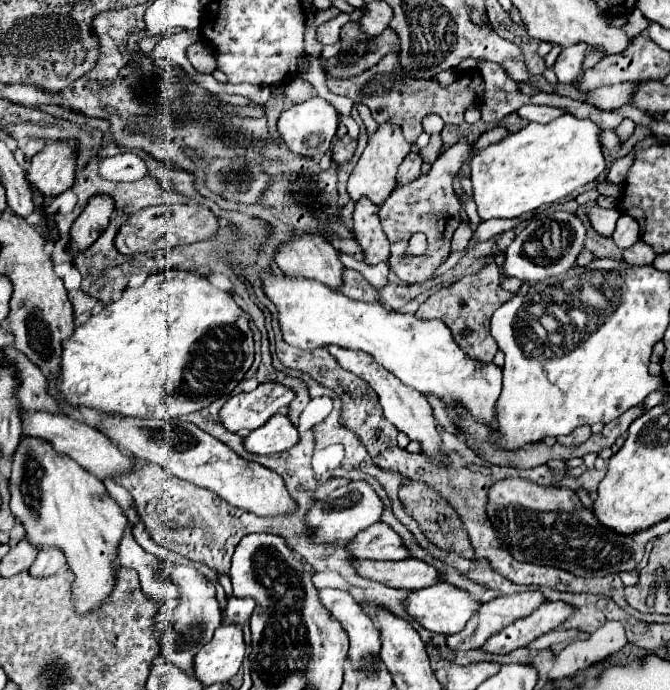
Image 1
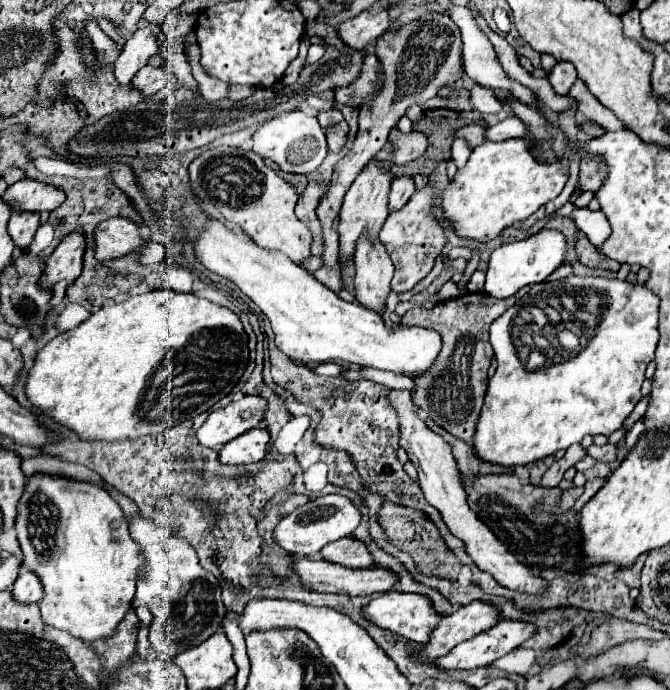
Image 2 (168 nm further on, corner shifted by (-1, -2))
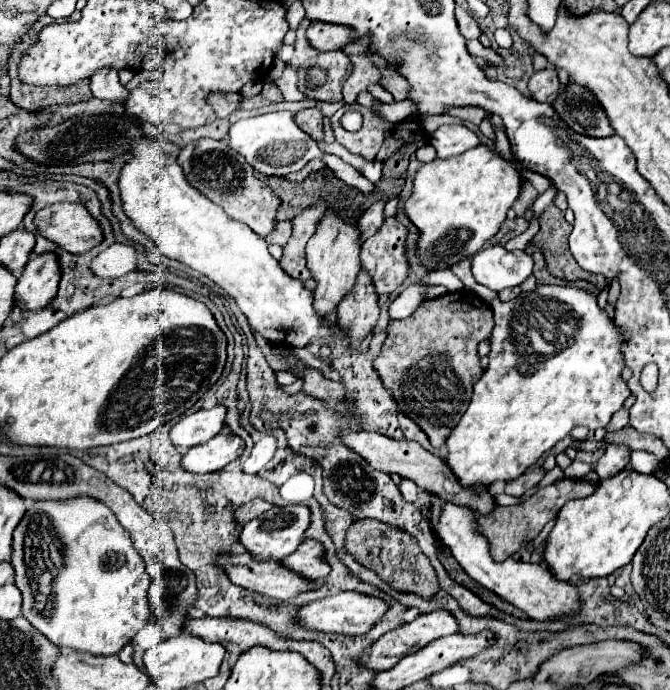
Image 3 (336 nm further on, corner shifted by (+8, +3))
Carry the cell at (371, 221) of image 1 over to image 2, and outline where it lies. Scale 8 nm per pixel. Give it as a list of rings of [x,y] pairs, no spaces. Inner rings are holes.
[[[362,237],[354,253],[354,265],[358,303],[380,313],[386,305],[386,295],[390,291],[390,281],[394,275],[394,265],[386,249],[382,249],[382,241],[366,241],[366,237]]]

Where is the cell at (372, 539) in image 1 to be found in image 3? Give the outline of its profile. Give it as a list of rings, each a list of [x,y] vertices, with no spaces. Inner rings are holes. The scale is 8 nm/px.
[[[303,540],[301,548],[297,548],[291,556],[285,556],[281,564],[307,580],[325,578],[331,570],[323,558],[323,546],[315,540]]]

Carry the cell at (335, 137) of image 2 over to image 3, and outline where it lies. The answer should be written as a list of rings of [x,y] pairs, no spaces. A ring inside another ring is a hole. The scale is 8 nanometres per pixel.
[[[305,108],[305,110],[299,110],[295,114],[295,120],[297,120],[297,126],[301,130],[305,130],[313,140],[321,140],[323,136],[323,126],[321,126],[321,112],[317,108]]]

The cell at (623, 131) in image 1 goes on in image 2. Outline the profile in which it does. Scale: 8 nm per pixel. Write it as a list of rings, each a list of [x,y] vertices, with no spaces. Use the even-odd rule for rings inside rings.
[[[584,153],[582,161],[580,161],[580,181],[578,181],[578,189],[574,191],[570,201],[576,201],[576,197],[582,191],[598,191],[604,181],[608,177],[608,165],[604,161],[602,155],[594,155],[594,153]]]

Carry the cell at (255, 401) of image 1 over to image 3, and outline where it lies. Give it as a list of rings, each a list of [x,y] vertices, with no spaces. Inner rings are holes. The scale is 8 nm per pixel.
[[[215,406],[211,410],[199,410],[181,418],[169,432],[171,444],[177,450],[187,450],[205,440],[217,436],[217,432],[225,426],[225,406]]]

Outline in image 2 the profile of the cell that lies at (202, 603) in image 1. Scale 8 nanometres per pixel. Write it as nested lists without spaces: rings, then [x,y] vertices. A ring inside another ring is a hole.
[[[138,515],[130,523],[130,535],[138,541],[144,557],[136,603],[148,605],[154,615],[150,625],[150,645],[158,651],[160,659],[174,661],[178,653],[200,645],[222,625],[226,611],[220,597],[220,583],[198,563],[192,545],[170,535],[164,527]]]

